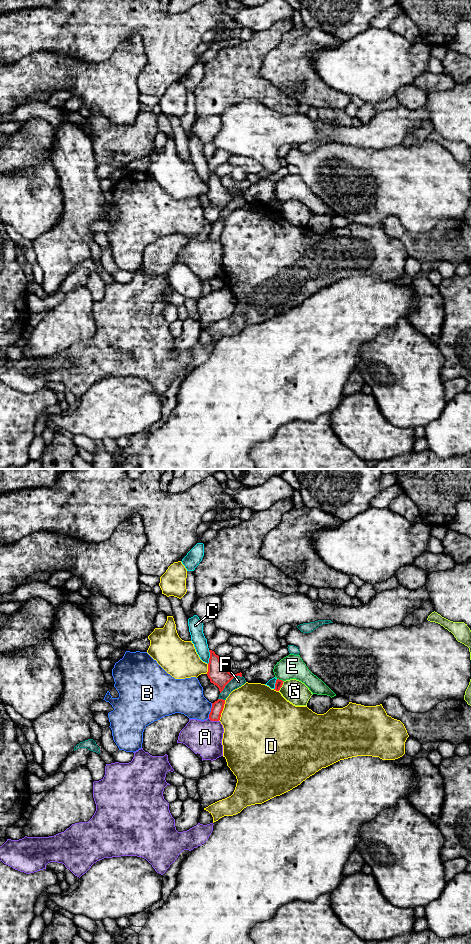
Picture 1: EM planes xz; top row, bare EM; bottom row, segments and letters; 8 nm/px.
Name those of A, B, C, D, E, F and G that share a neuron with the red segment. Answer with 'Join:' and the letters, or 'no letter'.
Join: no letter

